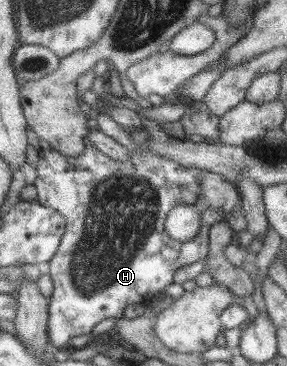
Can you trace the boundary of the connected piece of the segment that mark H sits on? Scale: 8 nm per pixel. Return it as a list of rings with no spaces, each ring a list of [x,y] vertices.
[[[143,127],[139,131],[133,131],[133,133],[128,133],[134,144],[138,145],[138,150],[130,152],[129,159],[126,161],[116,161],[114,167],[108,167],[108,159],[106,157],[70,157],[61,158],[60,154],[49,146],[42,146],[38,151],[38,160],[36,161],[36,171],[37,176],[34,180],[33,186],[36,188],[37,199],[36,202],[41,204],[43,207],[48,207],[54,209],[59,215],[62,215],[65,222],[65,231],[60,239],[60,244],[58,244],[58,249],[54,256],[48,261],[50,272],[50,279],[52,281],[53,289],[51,296],[49,297],[49,302],[47,303],[47,319],[48,319],[48,342],[52,347],[56,348],[68,348],[68,344],[73,337],[90,334],[92,328],[101,319],[106,319],[107,317],[122,318],[122,312],[124,307],[130,303],[141,303],[146,304],[156,296],[159,292],[163,291],[164,287],[173,283],[172,277],[174,272],[184,267],[185,265],[190,265],[194,262],[200,262],[200,260],[205,259],[207,256],[208,245],[209,245],[209,229],[212,223],[218,223],[222,221],[222,213],[218,210],[204,210],[201,213],[202,225],[200,225],[200,231],[186,243],[180,243],[180,241],[174,241],[166,235],[163,230],[164,219],[166,215],[172,208],[180,203],[192,204],[197,203],[198,197],[200,197],[200,185],[199,185],[199,175],[203,171],[196,167],[182,167],[161,155],[156,155],[155,153],[150,153],[145,150],[145,143],[148,141],[149,136]]]

